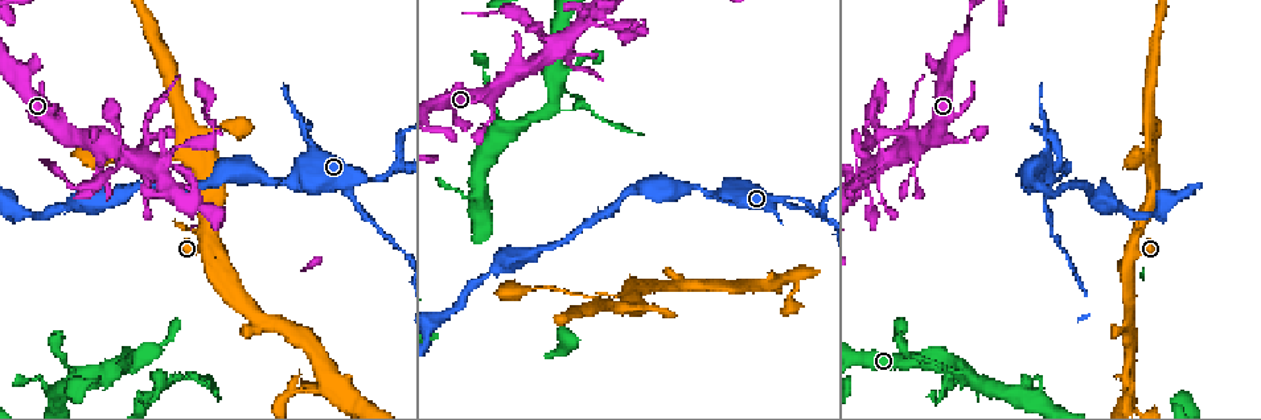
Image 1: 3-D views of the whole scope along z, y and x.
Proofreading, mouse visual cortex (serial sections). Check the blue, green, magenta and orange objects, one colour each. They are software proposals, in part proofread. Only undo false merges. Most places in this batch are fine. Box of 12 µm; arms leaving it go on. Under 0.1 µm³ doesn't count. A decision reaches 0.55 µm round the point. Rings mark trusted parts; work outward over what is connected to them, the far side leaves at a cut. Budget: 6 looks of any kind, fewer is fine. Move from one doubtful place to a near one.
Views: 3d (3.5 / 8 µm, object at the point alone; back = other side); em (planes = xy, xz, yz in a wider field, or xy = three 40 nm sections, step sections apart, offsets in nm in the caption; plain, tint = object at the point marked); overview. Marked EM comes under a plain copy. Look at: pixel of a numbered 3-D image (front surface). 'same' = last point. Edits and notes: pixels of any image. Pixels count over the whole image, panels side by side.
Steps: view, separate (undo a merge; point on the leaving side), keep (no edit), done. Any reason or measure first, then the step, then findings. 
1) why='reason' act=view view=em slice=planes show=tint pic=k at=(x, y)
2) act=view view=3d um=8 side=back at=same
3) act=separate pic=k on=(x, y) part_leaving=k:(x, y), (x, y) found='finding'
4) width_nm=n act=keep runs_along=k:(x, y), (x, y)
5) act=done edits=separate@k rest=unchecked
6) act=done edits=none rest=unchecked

why='abrupt turn' act=view view=3d um=3.5 pic=1 at=(555, 106)

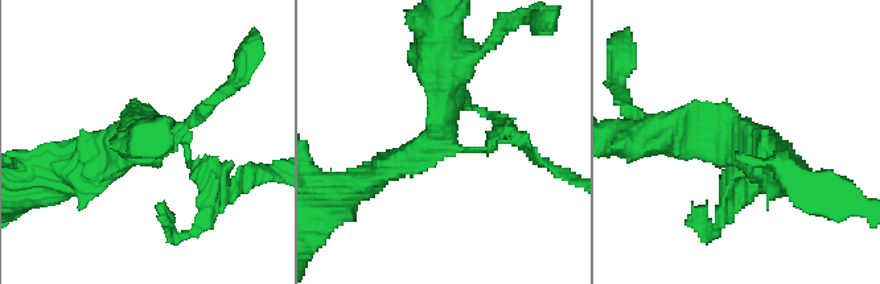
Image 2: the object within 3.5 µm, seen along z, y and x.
why='shape alone is not enough' act=view view=em slice=xy step=2 show=tint pic=2 at=(736, 134)

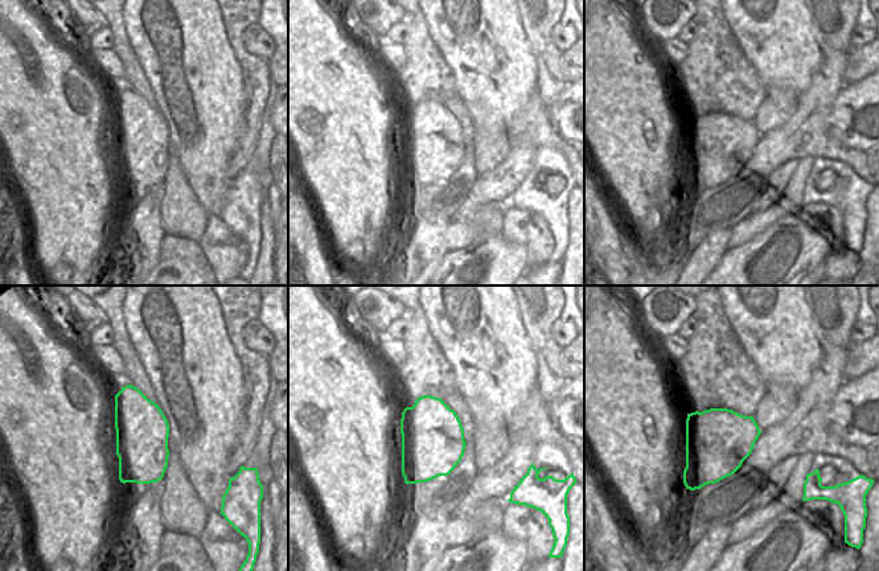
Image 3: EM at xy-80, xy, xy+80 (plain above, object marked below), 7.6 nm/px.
act=view view=em slice=xy step=5 show=tint at=same

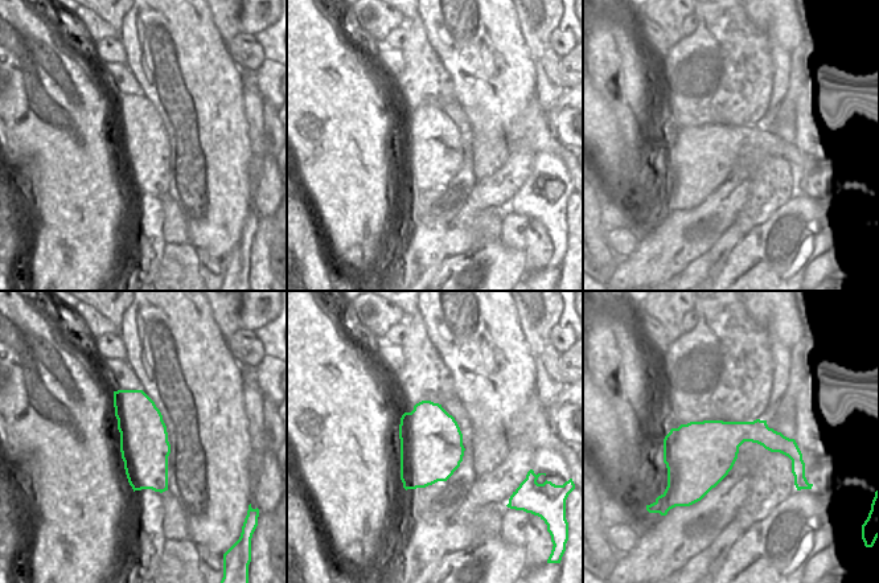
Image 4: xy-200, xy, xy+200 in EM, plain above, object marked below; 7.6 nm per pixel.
act=keep runs_along=2:(443, 48), (443, 135), (374, 176) found='continuous, no second cell'

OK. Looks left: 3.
why='abrupt turn' act=view view=3d um=3.5 pic=1 at=(603, 26)

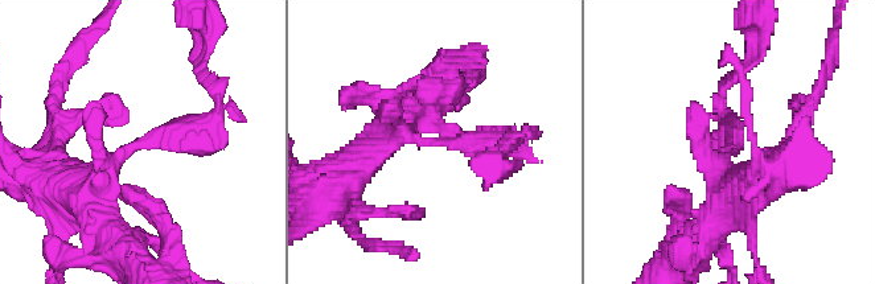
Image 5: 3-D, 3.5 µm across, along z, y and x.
why='now the EM' act=view view=em slice=xy step=5 show=tint pic=5 at=(144, 143)

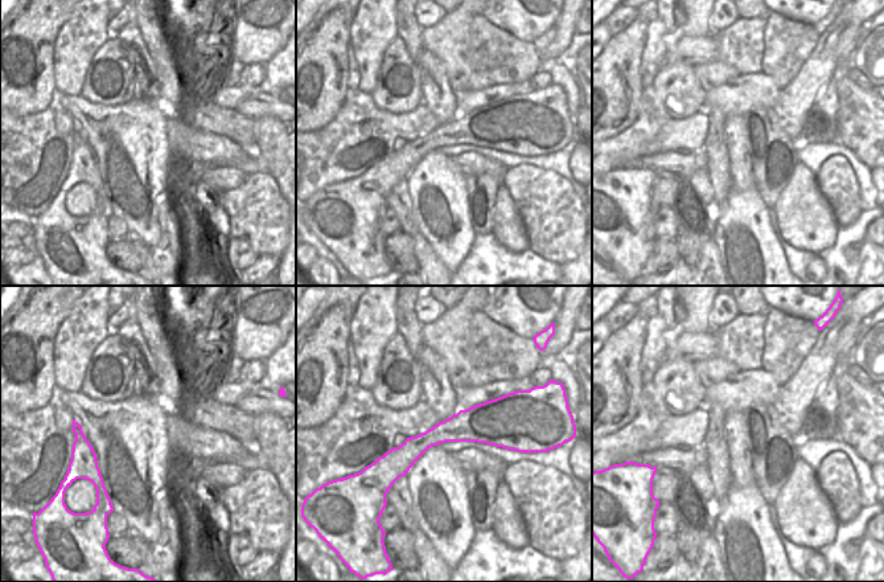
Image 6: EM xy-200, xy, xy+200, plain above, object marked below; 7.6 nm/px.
width_nm=260 act=keep runs_along=6:(513, 423), (447, 430), (381, 460) found='continuous, no second cell'

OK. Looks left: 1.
act=done edits=none rest=unchecked

